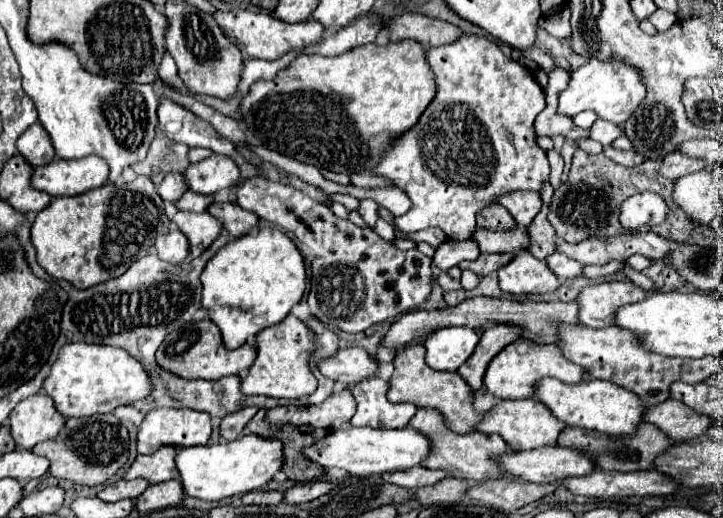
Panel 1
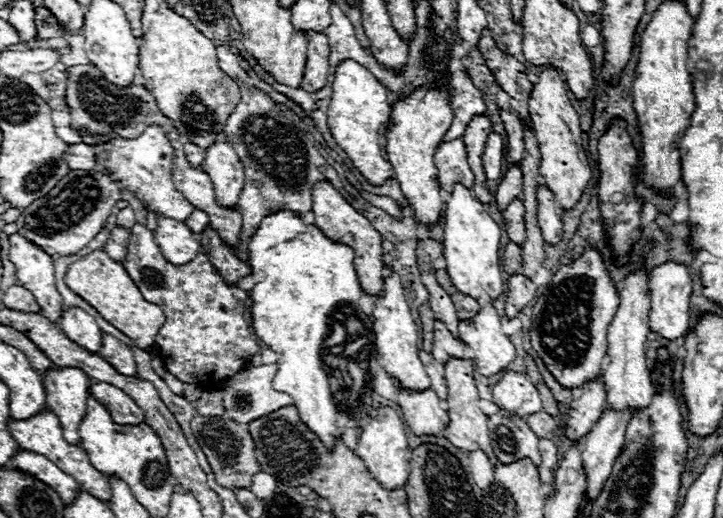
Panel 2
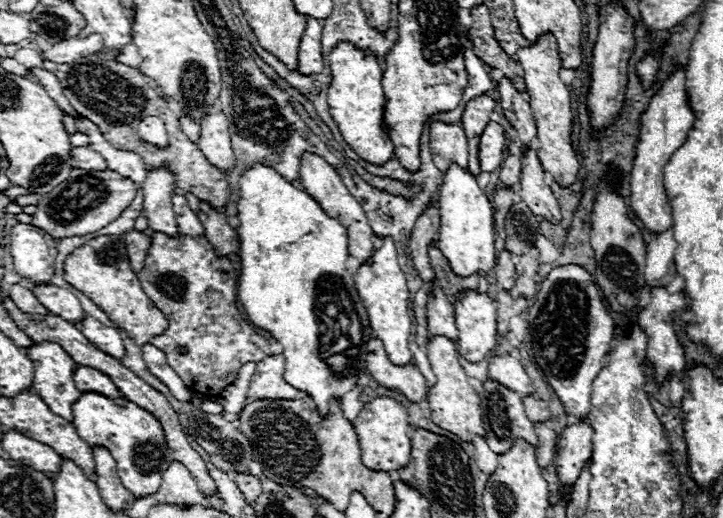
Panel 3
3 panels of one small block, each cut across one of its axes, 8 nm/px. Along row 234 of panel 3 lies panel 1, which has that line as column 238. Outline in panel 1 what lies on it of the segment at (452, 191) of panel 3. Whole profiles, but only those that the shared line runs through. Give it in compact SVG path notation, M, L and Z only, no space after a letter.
M246 434L232 442L180 448L174 462L176 470L180 472L180 482L186 496L218 502L234 494L246 494L264 488L264 484L268 484L272 476L282 468L282 458L284 454L278 440L266 440L254 434Z

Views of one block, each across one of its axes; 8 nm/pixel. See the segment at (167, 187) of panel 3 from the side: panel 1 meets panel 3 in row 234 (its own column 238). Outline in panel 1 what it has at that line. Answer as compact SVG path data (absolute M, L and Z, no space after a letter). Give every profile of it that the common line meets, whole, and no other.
M212 154L182 170L188 190L204 196L212 196L222 188L232 188L240 180L240 168L222 154Z

